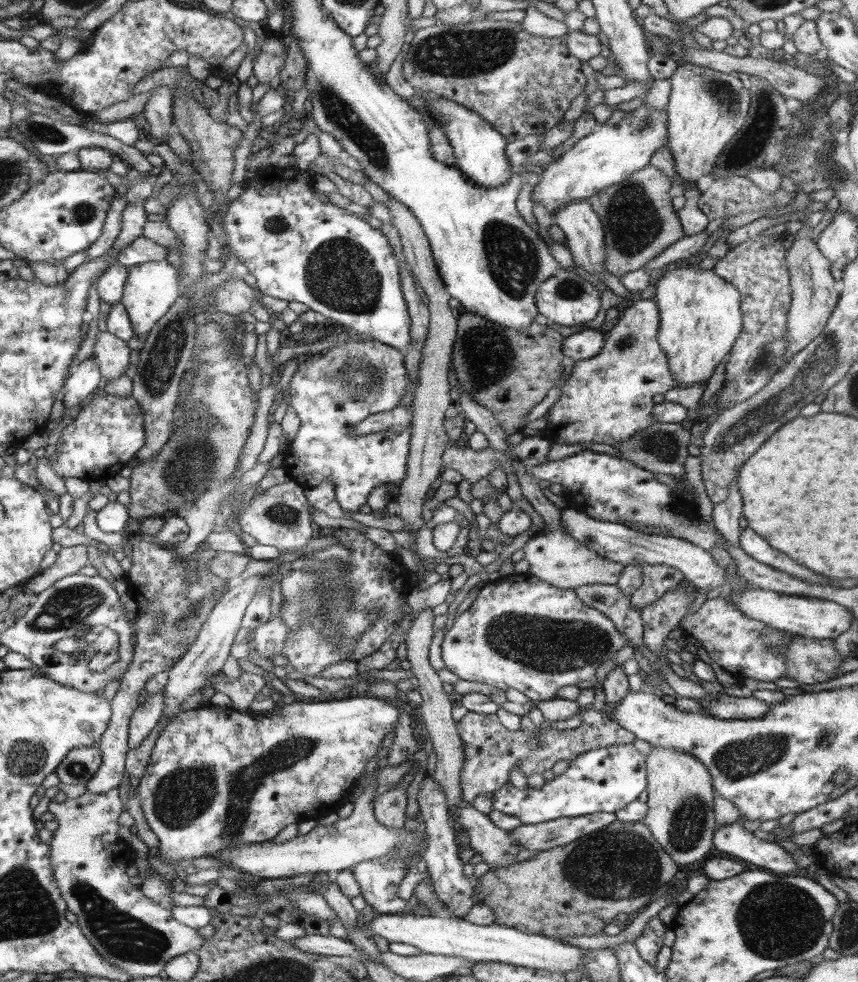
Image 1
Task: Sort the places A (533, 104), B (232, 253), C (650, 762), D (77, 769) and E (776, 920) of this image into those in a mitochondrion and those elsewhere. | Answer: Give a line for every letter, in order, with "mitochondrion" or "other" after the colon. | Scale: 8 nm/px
A: mitochondrion
B: other
C: other
D: mitochondrion
E: mitochondrion

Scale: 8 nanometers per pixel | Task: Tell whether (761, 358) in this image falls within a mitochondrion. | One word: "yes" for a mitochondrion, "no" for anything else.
yes

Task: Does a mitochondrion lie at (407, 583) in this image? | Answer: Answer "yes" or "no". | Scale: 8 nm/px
no

